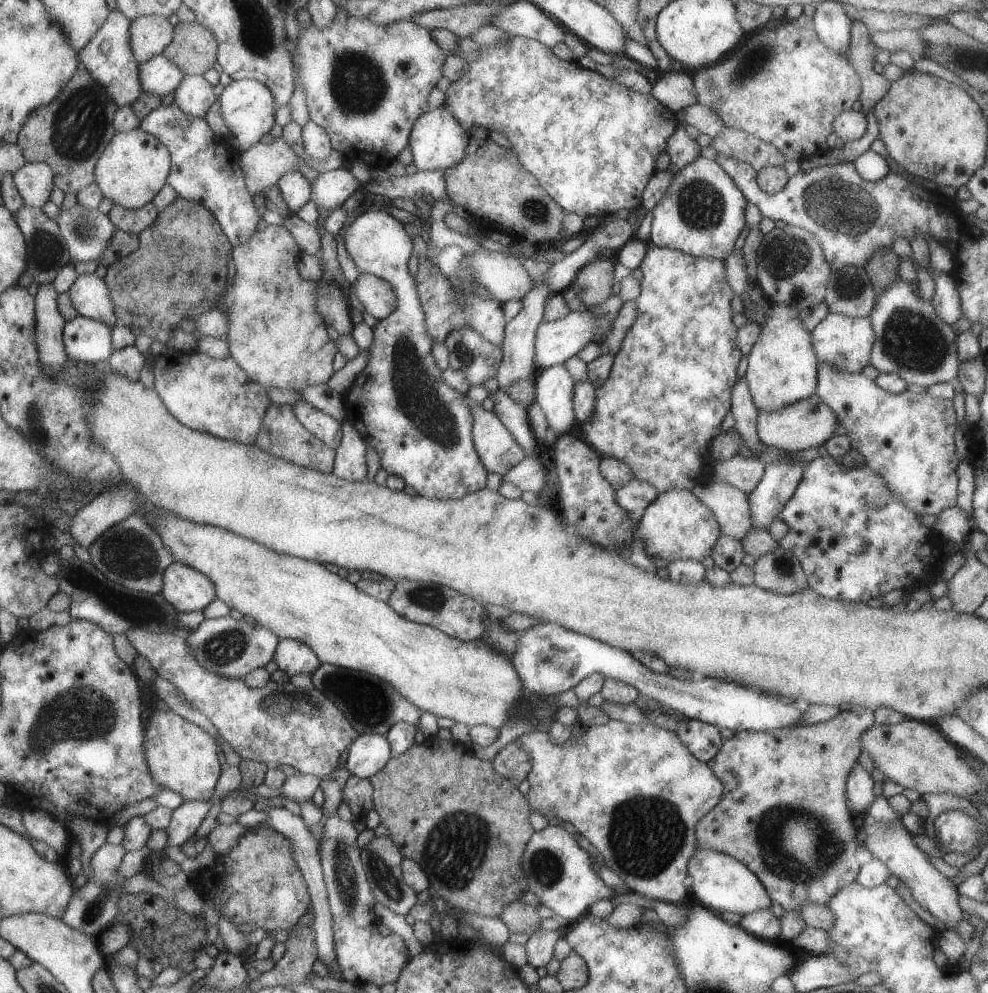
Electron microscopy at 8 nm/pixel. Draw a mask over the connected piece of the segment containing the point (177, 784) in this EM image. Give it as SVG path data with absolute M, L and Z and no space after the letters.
M152 707L146 713L144 730L144 756L152 778L172 792L177 792L185 801L207 801L212 798L214 788L221 775L220 756L218 756L217 739L210 736L204 728L182 718L172 709L163 710Z

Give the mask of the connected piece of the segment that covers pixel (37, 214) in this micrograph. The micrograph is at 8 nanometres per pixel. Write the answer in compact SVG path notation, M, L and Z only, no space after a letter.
M24 205L13 215L26 240L26 252L28 252L26 270L32 274L33 282L36 282L36 284L50 284L58 276L61 268L72 263L69 248L66 239L62 236L60 227L43 209L38 207L32 208Z

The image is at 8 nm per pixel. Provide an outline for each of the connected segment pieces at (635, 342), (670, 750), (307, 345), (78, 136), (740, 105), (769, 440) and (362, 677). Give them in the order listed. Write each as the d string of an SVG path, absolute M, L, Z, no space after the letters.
M649 242L641 269L643 270L642 290L640 296L635 300L638 317L632 328L628 330L620 350L616 353L614 366L612 366L608 380L600 388L595 388L596 404L594 404L594 415L586 424L579 424L578 428L582 432L582 440L589 444L590 448L598 451L601 457L617 458L626 463L631 468L634 477L652 484L660 494L668 492L668 490L676 490L676 488L691 491L696 485L705 481L706 476L703 471L711 461L711 458L708 458L708 445L709 456L711 456L710 445L714 438L722 432L722 420L731 411L731 394L733 386L737 382L738 364L743 355L737 346L738 327L733 322L735 314L730 306L734 293L726 278L725 262L718 258L692 256L684 254L682 250L656 246L656 244Z
M610 719L610 722L606 724L588 727L588 730L582 733L576 740L570 737L563 744L552 743L547 732L538 732L538 730L526 734L526 736L520 736L515 742L523 748L526 748L526 752L530 752L530 756L532 756L532 770L527 778L531 786L527 794L527 799L532 812L538 812L538 814L544 816L550 826L562 827L566 823L573 824L576 830L598 849L601 864L609 866L626 882L633 892L638 892L642 896L646 896L654 901L677 903L684 900L690 892L690 888L685 884L685 880L689 876L688 864L690 864L690 858L697 851L696 825L701 818L704 818L707 812L710 812L718 804L724 792L724 785L712 770L710 770L708 763L702 762L692 756L692 753L682 744L682 741L676 736L674 731L662 729L651 724L642 726L642 724L626 724L622 721Z
M268 225L265 230L256 231L250 240L233 247L234 284L226 287L222 300L216 304L217 309L226 312L230 320L227 340L231 357L246 371L250 380L266 388L304 390L309 386L327 384L334 374L334 356L339 351L337 342L330 338L327 324L316 312L316 284L305 280L298 271L301 254L294 236L284 225Z
M79 64L73 77L62 88L62 92L48 106L30 114L19 132L17 145L22 150L26 162L43 162L53 170L54 185L64 194L77 194L82 188L95 182L96 163L117 132L113 123L116 110L118 105L106 94L106 90L96 84L92 76L82 68L82 64Z
M785 17L778 23L771 23L759 30L748 33L746 40L744 40L742 44L736 45L731 51L732 54L730 54L730 56L724 56L724 58L717 63L701 68L696 72L693 81L696 88L696 98L698 98L698 103L714 109L714 112L717 112L718 116L721 118L721 122L724 122L726 127L743 130L748 134L757 136L764 142L773 144L778 150L780 150L780 152L782 152L786 160L797 160L802 162L804 159L808 160L809 157L823 156L823 154L829 149L826 144L826 138L828 138L828 135L832 132L832 122L834 122L842 112L852 109L854 102L859 100L860 94L862 94L860 76L858 76L856 68L850 64L850 58L848 58L849 50L846 50L844 54L840 54L840 52L832 52L830 48L826 48L826 44L822 44L822 40L819 40L816 30L811 25L806 24L802 19L791 20Z
M814 395L776 412L759 412L757 431L758 438L766 446L774 446L784 452L798 452L826 444L835 436L834 431L838 426L840 422L838 422L838 416L832 412L832 408L820 400L818 395Z
M321 663L320 668L312 673L312 682L316 689L328 696L344 712L354 730L360 734L385 735L396 722L414 725L424 714L386 680L368 673Z

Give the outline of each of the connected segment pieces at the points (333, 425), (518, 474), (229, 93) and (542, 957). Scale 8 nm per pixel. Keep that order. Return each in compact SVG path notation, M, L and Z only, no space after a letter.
M298 401L293 405L293 409L296 418L304 428L315 434L332 450L338 448L343 437L341 422L304 401Z
M525 456L516 466L513 466L502 476L503 480L508 480L516 484L520 490L528 490L535 494L542 494L542 488L546 484L546 470L542 466L540 456Z
M233 80L224 87L222 94L218 97L218 104L220 104L220 114L226 122L226 126L230 128L233 136L238 138L238 142L242 146L242 153L252 148L254 144L260 143L262 136L266 132L271 132L272 126L274 126L274 114L278 105L270 89L257 80Z
M563 928L557 931L538 930L529 936L528 942L524 945L528 963L535 967L547 966L554 958L554 947L556 942L564 936Z

